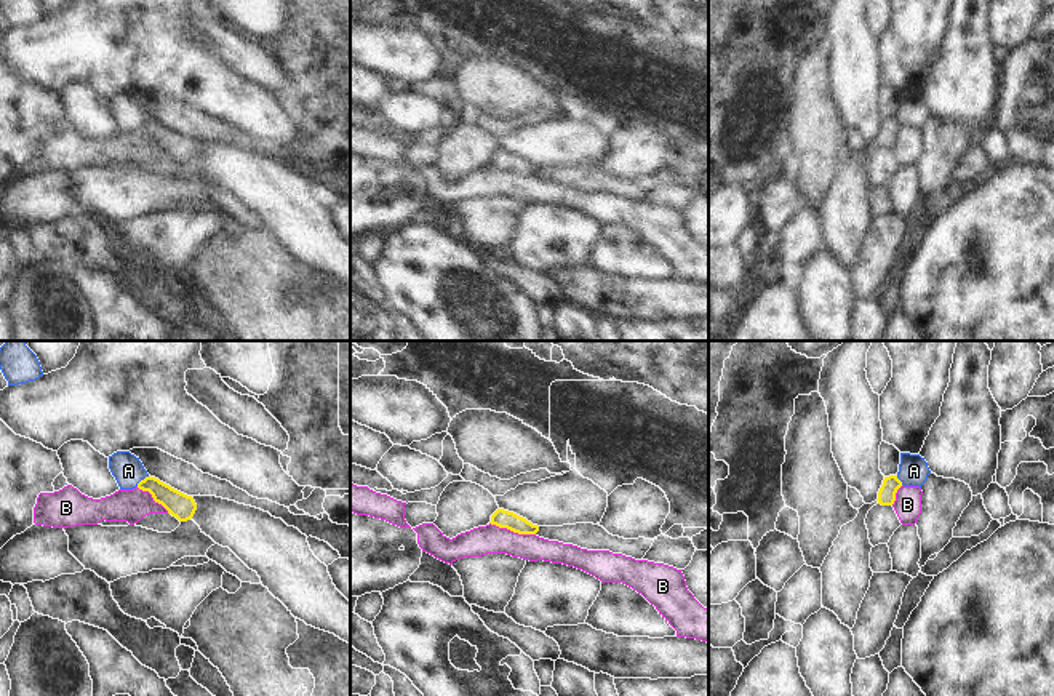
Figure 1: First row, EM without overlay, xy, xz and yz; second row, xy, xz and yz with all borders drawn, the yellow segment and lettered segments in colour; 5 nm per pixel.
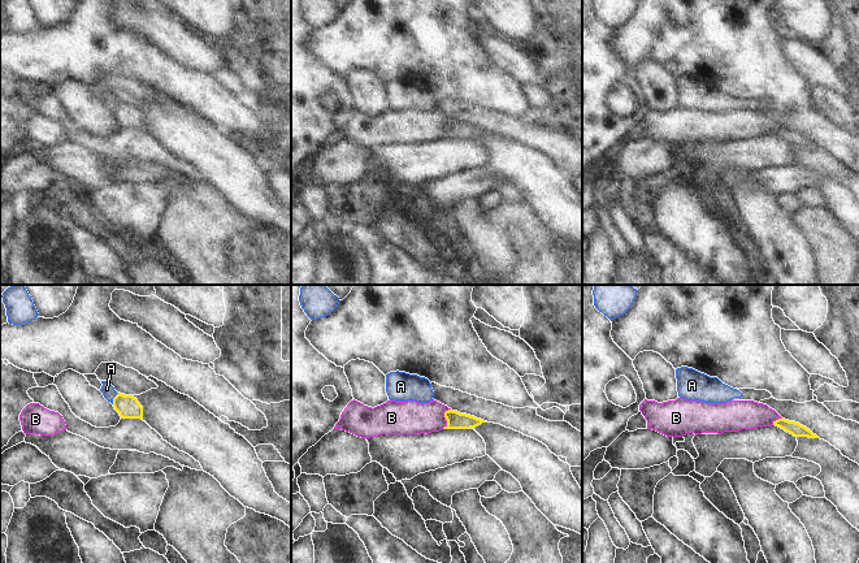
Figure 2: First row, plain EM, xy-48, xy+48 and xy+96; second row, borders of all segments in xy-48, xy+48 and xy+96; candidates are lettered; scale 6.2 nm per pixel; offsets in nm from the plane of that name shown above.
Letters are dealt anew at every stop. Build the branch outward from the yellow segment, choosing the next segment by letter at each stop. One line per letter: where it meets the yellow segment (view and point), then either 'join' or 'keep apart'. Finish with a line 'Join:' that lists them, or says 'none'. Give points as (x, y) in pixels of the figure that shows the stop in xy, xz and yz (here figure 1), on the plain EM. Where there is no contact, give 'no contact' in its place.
A: xy (144, 120) | keep apart
B: xz (512, 172) | keep apart
Join: none

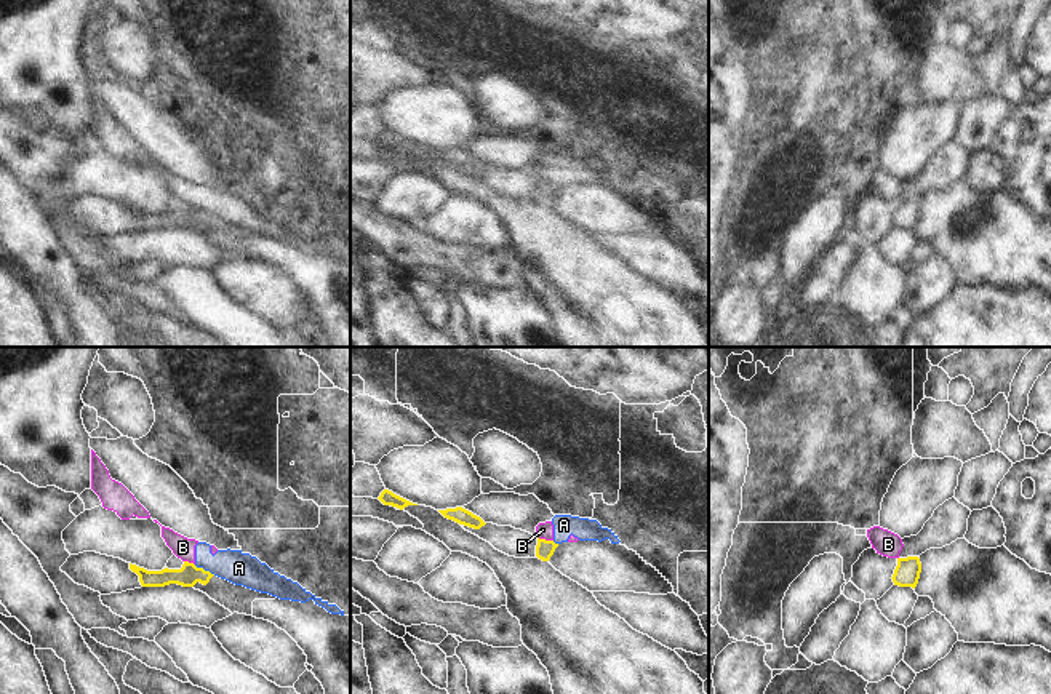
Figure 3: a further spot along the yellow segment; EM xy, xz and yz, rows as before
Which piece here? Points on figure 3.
A: xy (203, 211) | keep apart
B: xz (544, 181) | keep apart
Join: none

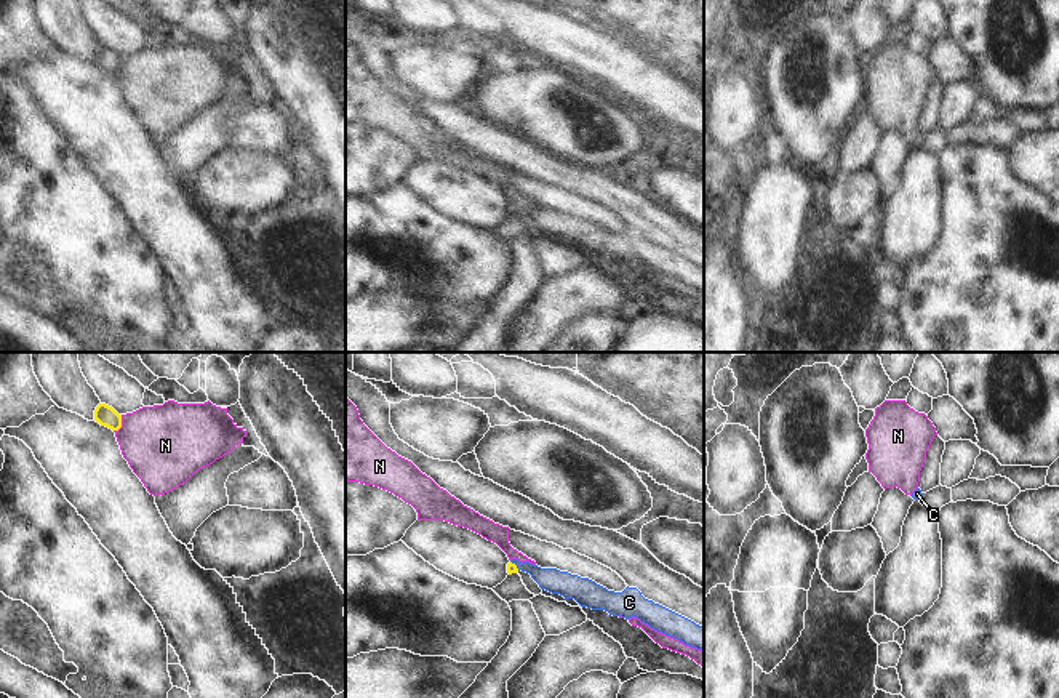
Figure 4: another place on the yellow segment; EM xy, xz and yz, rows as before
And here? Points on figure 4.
C: xz (515, 207) | join
N: xy (120, 66) | keep apart
Join: C

